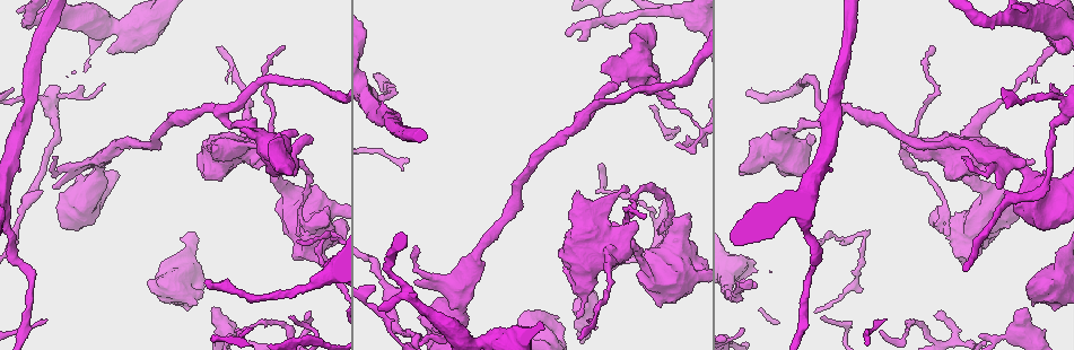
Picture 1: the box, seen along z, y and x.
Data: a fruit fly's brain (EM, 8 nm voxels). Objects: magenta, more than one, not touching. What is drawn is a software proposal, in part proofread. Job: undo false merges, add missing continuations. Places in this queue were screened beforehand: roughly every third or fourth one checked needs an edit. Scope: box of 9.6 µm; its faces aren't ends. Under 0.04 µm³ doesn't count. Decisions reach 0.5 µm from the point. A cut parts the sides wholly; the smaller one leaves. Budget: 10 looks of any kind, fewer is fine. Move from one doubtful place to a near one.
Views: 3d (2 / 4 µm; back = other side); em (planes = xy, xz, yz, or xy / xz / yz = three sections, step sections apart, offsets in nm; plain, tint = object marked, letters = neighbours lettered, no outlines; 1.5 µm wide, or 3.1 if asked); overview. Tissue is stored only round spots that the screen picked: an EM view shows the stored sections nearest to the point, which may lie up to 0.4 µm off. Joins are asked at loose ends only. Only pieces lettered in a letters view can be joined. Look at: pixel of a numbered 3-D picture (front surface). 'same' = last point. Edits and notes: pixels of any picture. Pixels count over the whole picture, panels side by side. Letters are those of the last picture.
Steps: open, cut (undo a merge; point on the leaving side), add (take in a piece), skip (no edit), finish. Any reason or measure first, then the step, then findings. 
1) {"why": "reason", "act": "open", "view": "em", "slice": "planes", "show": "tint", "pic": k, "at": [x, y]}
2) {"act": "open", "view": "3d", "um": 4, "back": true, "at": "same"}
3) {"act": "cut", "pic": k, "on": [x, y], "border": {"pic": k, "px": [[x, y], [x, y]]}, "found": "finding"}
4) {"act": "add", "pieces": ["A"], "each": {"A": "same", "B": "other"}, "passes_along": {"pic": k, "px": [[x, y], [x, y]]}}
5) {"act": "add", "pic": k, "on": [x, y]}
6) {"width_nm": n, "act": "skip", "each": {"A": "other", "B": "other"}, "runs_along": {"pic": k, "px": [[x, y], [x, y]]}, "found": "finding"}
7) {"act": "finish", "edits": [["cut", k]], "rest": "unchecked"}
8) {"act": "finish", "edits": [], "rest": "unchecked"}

{"act": "open", "view": "em", "slice": "planes", "show": "letters", "pic": 1, "at": [294, 258]}

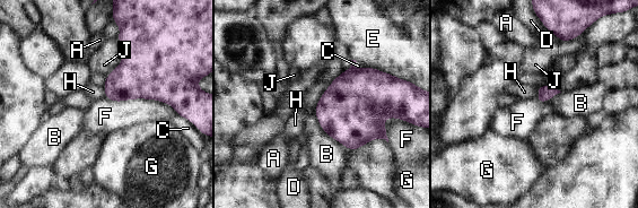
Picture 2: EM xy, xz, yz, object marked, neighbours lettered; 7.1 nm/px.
{"longest_contact_nm": ["F", 550], "act": "skip", "each": {"A": "other", "B": "other", "C": "other", "D": "other", "E": "other", "F": "other", "G": "other", "H": "other", "J": "other"}, "border": {"pic": 2, "px": [[314, 111], [320, 126], [349, 149]]}, "found": "no lettered piece goes on from it"}

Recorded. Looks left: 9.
{"why": "thin end", "act": "open", "view": "3d", "um": 4, "pic": 1, "at": [308, 314]}

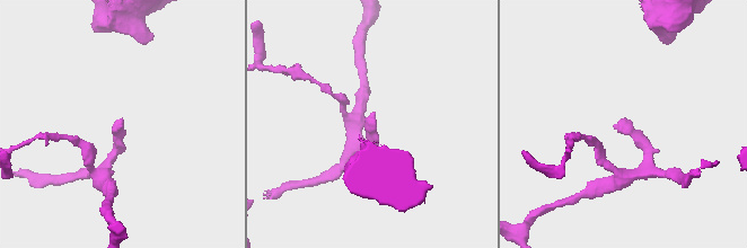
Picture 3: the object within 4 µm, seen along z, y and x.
{"act": "open", "view": "em", "slice": "planes", "show": "letters", "pic": 3, "at": [121, 126]}

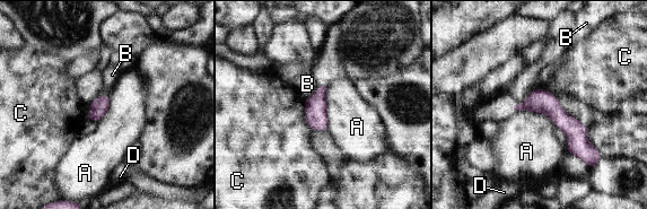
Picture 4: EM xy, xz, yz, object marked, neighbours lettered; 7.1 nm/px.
{"longest_contact_nm": ["A", 340], "act": "skip", "each": {"A": "other", "B": "other", "C": "other", "D": "other"}, "found": "none of them fits"}

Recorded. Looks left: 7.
{"why": "thick end", "act": "open", "view": "em", "slice": "planes", "show": "letters", "pic": 1, "at": [293, 172]}

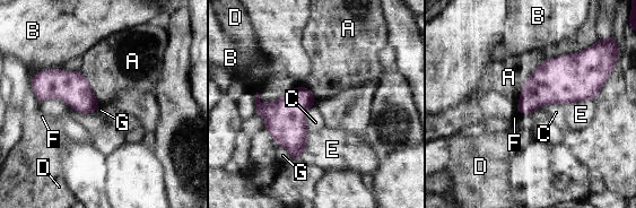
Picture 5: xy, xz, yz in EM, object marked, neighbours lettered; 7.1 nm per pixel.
{"act": "skip", "each": {"A": "other", "B": "other", "C": "other", "D": "other", "E": "other", "F": "other", "G": "other"}, "border": {"pic": 5, "px": [[280, 142], [292, 159]]}, "found": "no lettered piece goes on from it"}

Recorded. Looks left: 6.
{"why": "stops while still wide", "act": "open", "view": "em", "slice": "planes", "show": "plain", "pic": 1, "at": [578, 192]}

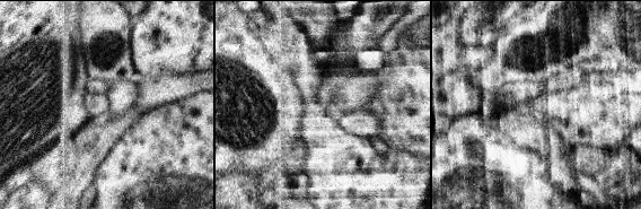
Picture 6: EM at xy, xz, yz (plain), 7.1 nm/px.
{"act": "open", "view": "em", "slice": "planes", "show": "letters", "at": "same"}

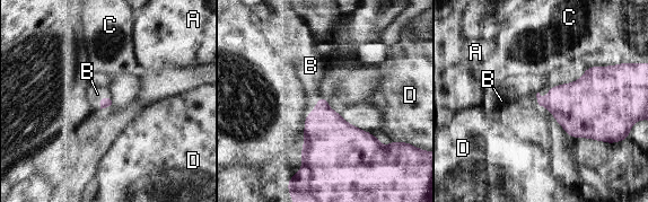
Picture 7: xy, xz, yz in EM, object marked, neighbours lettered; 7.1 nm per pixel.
{"act": "add", "pieces": ["B"], "each": {"A": "other", "B": "same", "C": "other", "D": "other"}, "passes_along": {"pic": 7, "px": [[327, 138], [315, 105], [312, 70]]}, "found": "it goes on there"}

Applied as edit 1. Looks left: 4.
{"act": "finish", "edits": [["add", 7]], "rest": "unchecked"}

